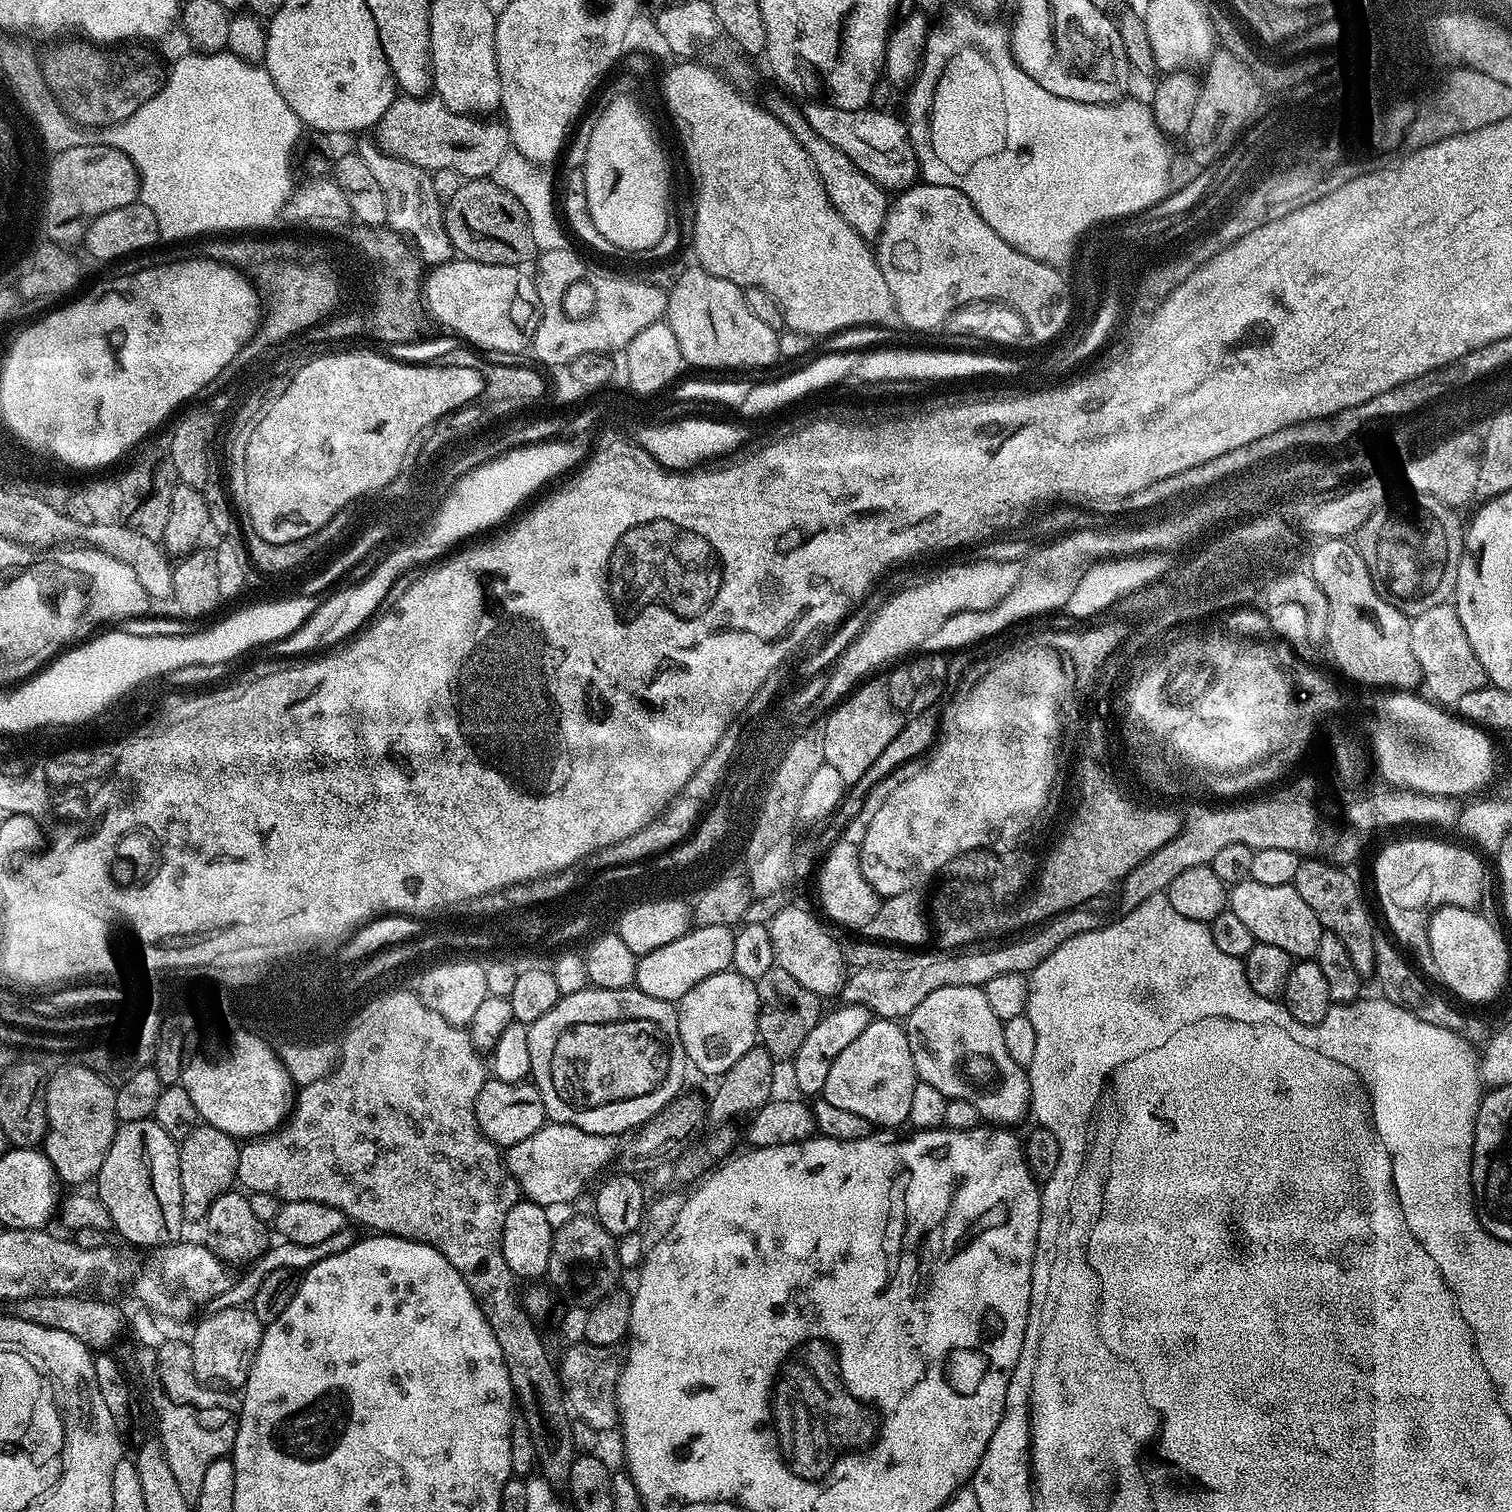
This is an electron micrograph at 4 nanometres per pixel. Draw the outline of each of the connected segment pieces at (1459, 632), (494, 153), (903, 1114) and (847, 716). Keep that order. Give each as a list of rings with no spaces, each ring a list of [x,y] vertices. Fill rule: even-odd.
[[[1451,603],[1433,606],[1426,610],[1426,614],[1411,617],[1411,622],[1410,646],[1414,646],[1414,658],[1418,658],[1423,687],[1428,687],[1427,695],[1437,705],[1456,706],[1485,686],[1486,677],[1482,666]]]
[[[401,95],[390,106],[390,110],[386,110],[380,120],[384,123],[384,132],[374,132],[374,140],[377,144],[384,140],[384,145],[380,147],[381,152],[392,148],[388,155],[402,158],[419,168],[426,168],[433,174],[448,171],[457,172],[460,178],[488,178],[498,166],[498,158],[502,158],[504,151],[510,146],[510,141],[507,127],[503,123],[487,124],[484,120],[487,119],[463,112],[451,112],[439,98]]]
[[[879,1018],[873,1019],[870,1026],[866,1026],[866,1030],[862,1030],[862,1034],[858,1034],[858,1038],[854,1038],[854,1042],[850,1042],[850,1046],[846,1046],[846,1050],[842,1050],[842,1054],[838,1054],[838,1058],[834,1058],[834,1062],[830,1066],[830,1074],[826,1074],[826,1086],[822,1093],[822,1098],[826,1102],[830,1102],[833,1106],[838,1106],[838,1110],[850,1110],[853,1114],[862,1114],[862,1118],[866,1118],[874,1126],[880,1124],[884,1128],[896,1128],[901,1123],[902,1125],[907,1121],[910,1114],[910,1101],[914,1095],[914,1086],[918,1082],[916,1075],[916,1067],[914,1066],[914,1058],[910,1054],[910,1042],[908,1041],[907,1031],[897,1021],[881,1020]]]
[[[861,683],[852,688],[822,720],[824,733],[824,763],[834,766],[845,786],[856,784],[866,770],[873,765],[882,750],[897,737],[905,724],[905,717],[900,717],[898,709],[892,705],[888,692],[880,684]]]

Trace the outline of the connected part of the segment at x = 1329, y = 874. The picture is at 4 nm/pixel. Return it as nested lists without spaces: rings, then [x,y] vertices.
[[[1320,858],[1305,859],[1298,866],[1294,883],[1306,906],[1310,906],[1320,919],[1320,927],[1342,938],[1342,946],[1346,946],[1350,959],[1354,961],[1354,970],[1358,970],[1362,978],[1368,978],[1375,973],[1374,936],[1377,929],[1372,926],[1372,916],[1364,905],[1364,896],[1355,878],[1332,864],[1335,863]]]

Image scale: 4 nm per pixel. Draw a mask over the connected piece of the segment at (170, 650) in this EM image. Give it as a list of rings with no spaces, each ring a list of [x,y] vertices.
[[[298,594],[289,600],[276,600],[273,604],[256,604],[253,608],[244,608],[233,616],[217,622],[205,632],[196,630],[190,636],[162,637],[162,661],[159,667],[185,663],[195,669],[200,664],[224,664],[235,656],[243,654],[247,648],[256,648],[259,644],[271,645],[296,632],[317,608],[315,595]]]

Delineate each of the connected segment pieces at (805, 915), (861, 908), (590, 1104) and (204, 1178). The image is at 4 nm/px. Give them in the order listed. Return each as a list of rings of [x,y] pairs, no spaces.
[[[787,906],[767,923],[770,942],[774,946],[775,965],[786,970],[795,981],[800,982],[819,998],[826,998],[841,991],[846,983],[846,965],[841,941],[836,941],[820,925],[821,917],[804,908]]]
[[[877,787],[869,790],[862,802],[862,808],[852,821],[843,827],[843,832],[837,837],[835,844],[827,850],[824,856],[824,865],[820,868],[820,904],[824,907],[823,915],[841,924],[844,928],[856,928],[863,930],[868,922],[878,913],[882,897],[875,888],[872,881],[866,875],[862,867],[862,845],[866,826],[870,826],[870,817],[875,802],[882,798],[882,791]]]
[[[546,1010],[546,1014],[542,1014],[542,1018],[538,1018],[534,1023],[527,1025],[529,1050],[530,1050],[530,1066],[532,1072],[530,1075],[531,1083],[535,1084],[536,1089],[540,1092],[540,1097],[544,1103],[544,1115],[553,1124],[569,1124],[570,1126],[578,1126],[582,1130],[586,1130],[590,1134],[598,1134],[599,1136],[619,1137],[620,1132],[623,1134],[631,1133],[648,1120],[652,1119],[660,1113],[661,1108],[666,1105],[666,1096],[658,1094],[658,1100],[650,1098],[650,1106],[644,1106],[644,1116],[610,1116],[610,1112],[606,1116],[602,1116],[604,1112],[594,1112],[594,1108],[598,1106],[626,1106],[630,1104],[630,1098],[638,1098],[644,1096],[646,1092],[654,1092],[662,1086],[662,1080],[650,1080],[644,1072],[644,1068],[650,1066],[664,1066],[664,1052],[660,1046],[660,1040],[672,1040],[664,1030],[660,1030],[657,1024],[652,1024],[652,1020],[644,1018],[644,1016],[634,1016],[634,1018],[618,1018],[618,1020],[608,1020],[608,1022],[590,1022],[590,1020],[572,1020],[570,1024],[566,1024],[562,1028],[562,1016],[547,1016],[550,1010]]]
[[[201,1123],[185,1140],[179,1141],[179,1146],[178,1200],[184,1206],[185,1217],[189,1221],[200,1222],[210,1210],[212,1203],[237,1183],[236,1171],[241,1145],[230,1134],[209,1124]]]

